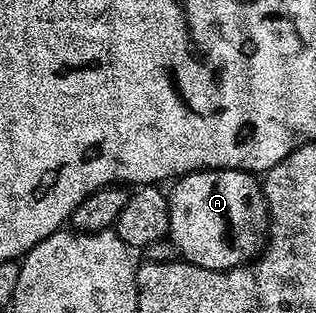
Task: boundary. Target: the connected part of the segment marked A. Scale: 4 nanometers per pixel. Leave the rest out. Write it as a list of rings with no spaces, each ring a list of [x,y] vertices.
[[[192,171],[181,175],[171,184],[172,191],[167,192],[170,225],[167,238],[176,249],[176,254],[183,262],[193,263],[202,269],[229,271],[242,267],[259,256],[266,246],[264,234],[270,231],[270,216],[264,200],[261,180],[251,171]]]

